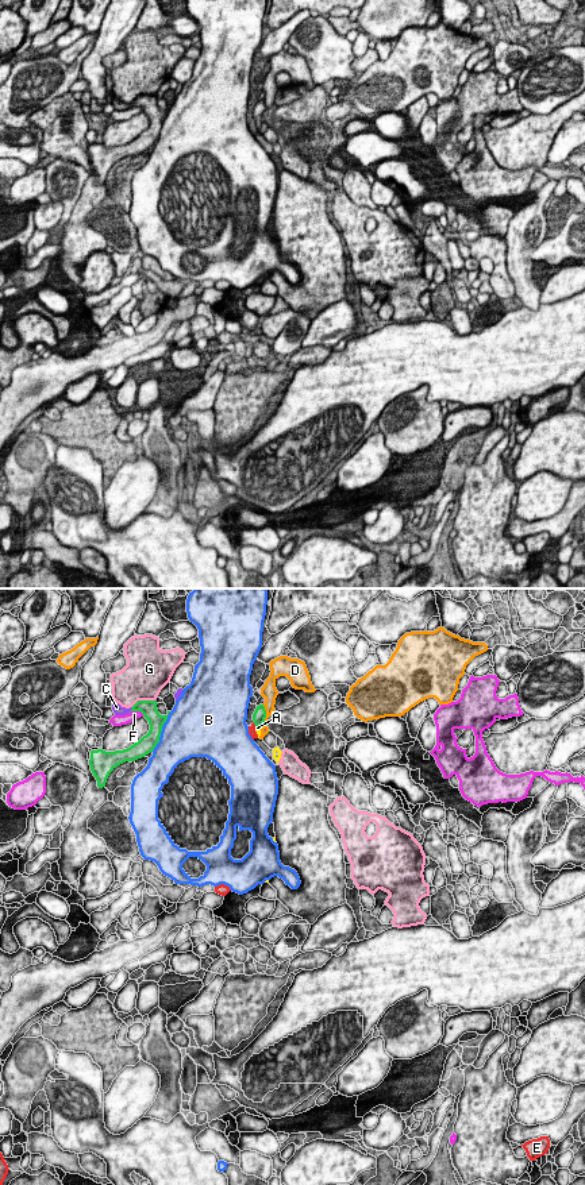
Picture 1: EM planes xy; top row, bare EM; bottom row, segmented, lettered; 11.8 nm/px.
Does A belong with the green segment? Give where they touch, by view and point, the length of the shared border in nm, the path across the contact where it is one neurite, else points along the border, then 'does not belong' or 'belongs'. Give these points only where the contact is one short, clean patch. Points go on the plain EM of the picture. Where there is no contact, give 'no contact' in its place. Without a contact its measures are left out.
meets green in xy at (258, 120); contact 80 nm long; runs through xy (260, 109), (258, 120), (257, 123); belongs

